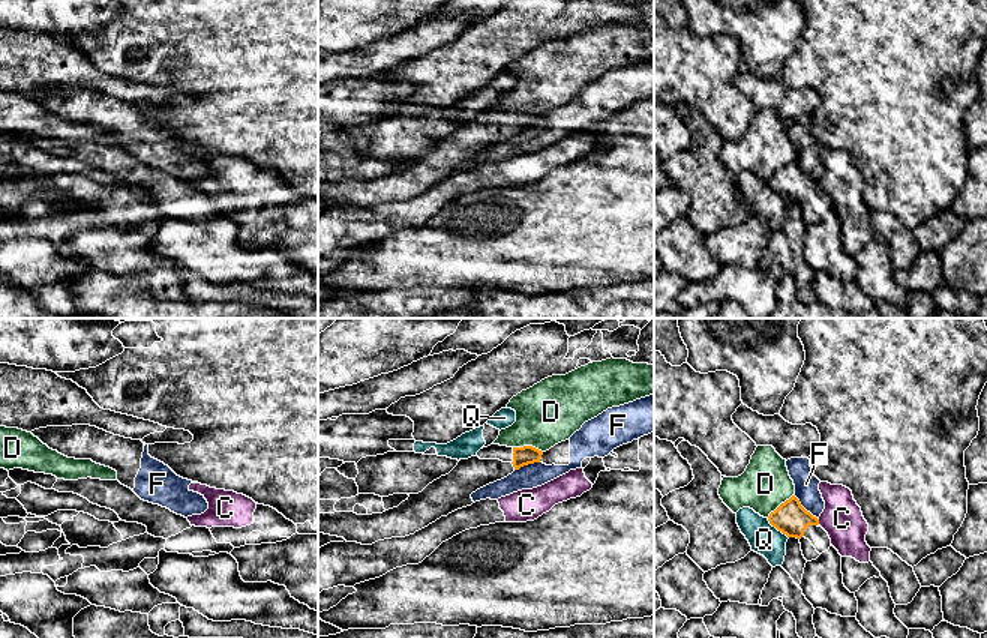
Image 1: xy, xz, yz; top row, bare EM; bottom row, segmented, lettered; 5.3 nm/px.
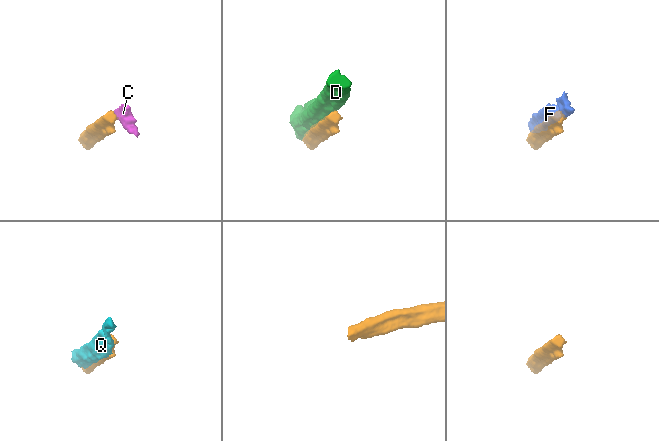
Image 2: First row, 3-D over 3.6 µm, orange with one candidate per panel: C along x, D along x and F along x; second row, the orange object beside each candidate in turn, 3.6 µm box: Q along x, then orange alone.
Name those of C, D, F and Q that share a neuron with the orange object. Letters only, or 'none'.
none

